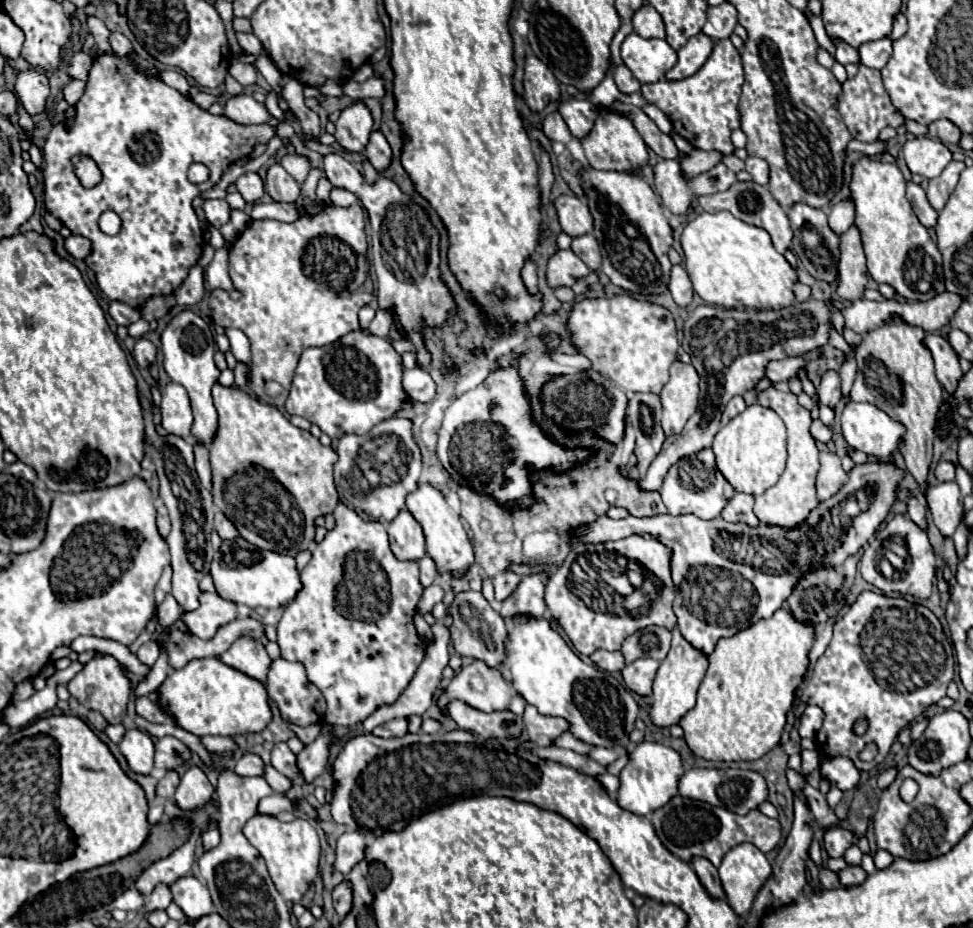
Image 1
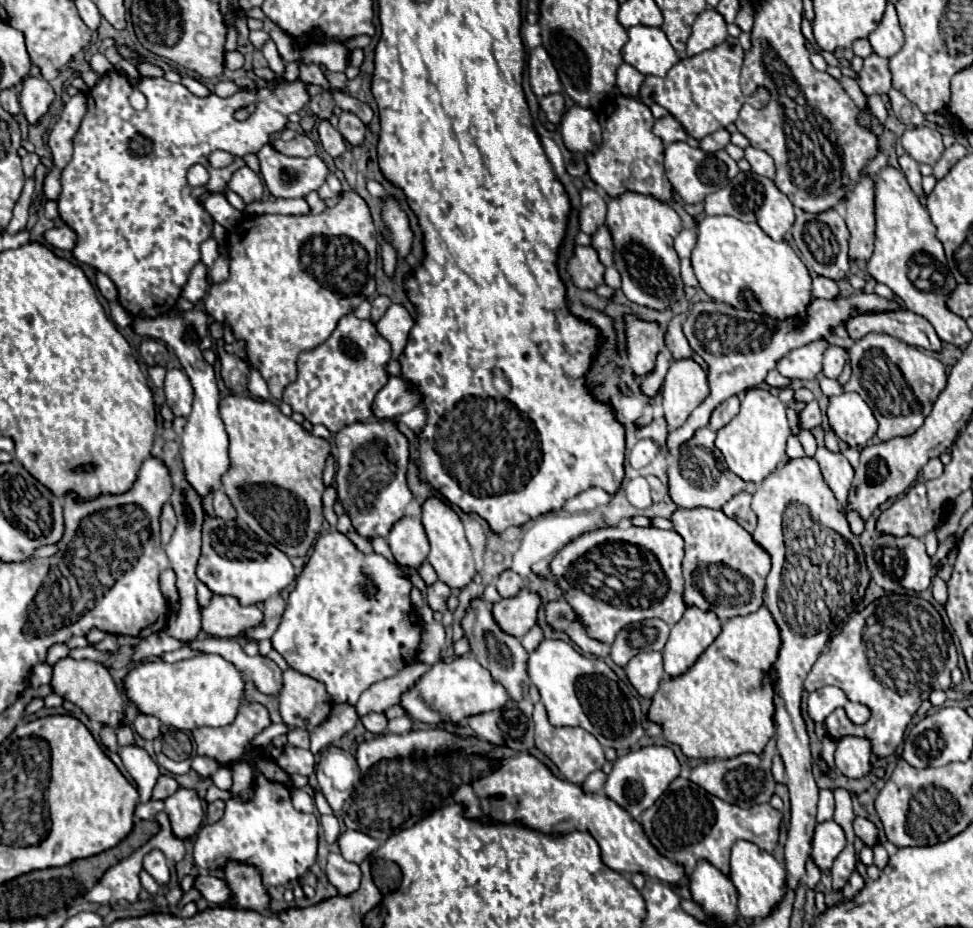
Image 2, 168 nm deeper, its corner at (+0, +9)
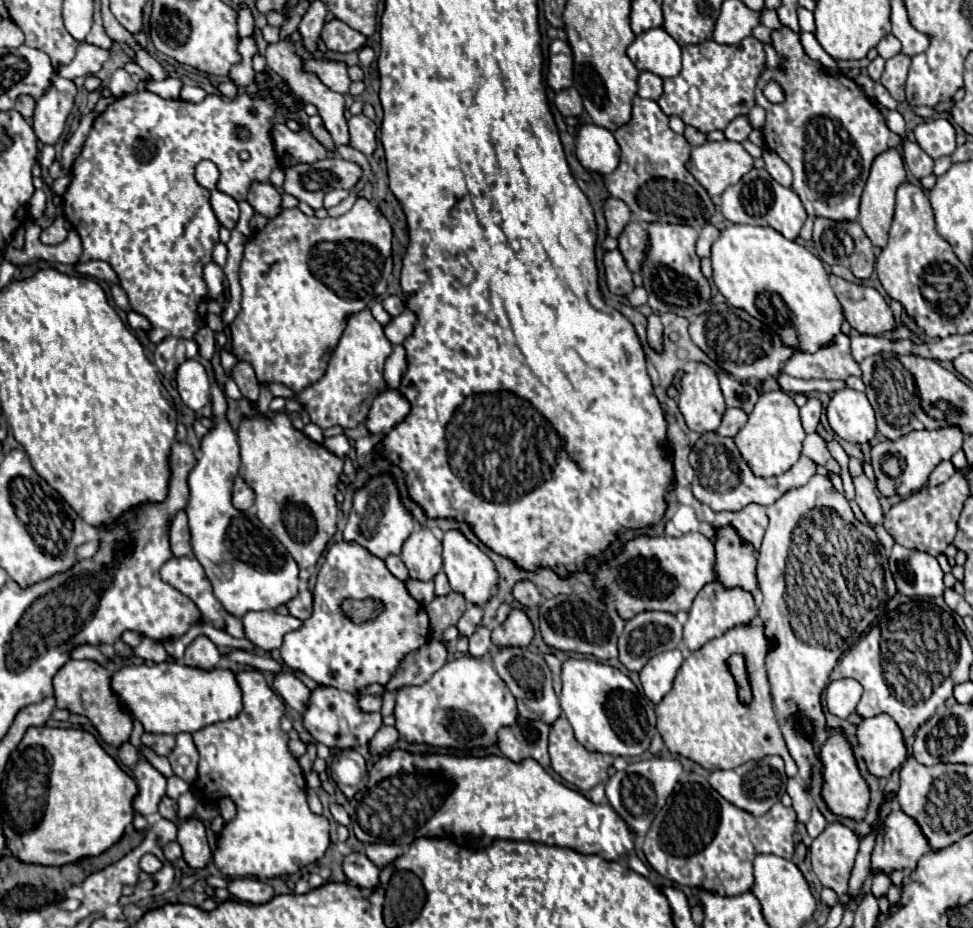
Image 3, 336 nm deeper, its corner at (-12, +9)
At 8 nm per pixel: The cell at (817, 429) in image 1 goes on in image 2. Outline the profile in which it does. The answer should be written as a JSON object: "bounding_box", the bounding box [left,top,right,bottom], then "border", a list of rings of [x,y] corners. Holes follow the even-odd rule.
{"bounding_box":[799,400,821,430],"border":[[[817,400],[805,404],[805,408],[803,408],[801,414],[799,414],[799,424],[801,424],[801,428],[805,428],[805,430],[811,430],[811,428],[815,428],[815,426],[821,424],[821,410],[819,410]]]}

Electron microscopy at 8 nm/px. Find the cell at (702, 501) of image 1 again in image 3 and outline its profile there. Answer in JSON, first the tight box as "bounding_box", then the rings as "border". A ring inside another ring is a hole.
{"bounding_box":[689,432,815,512],"border":[[[717,432],[701,434],[701,438],[697,440],[695,448],[691,450],[689,462],[691,462],[693,470],[695,470],[693,496],[701,504],[709,506],[715,512],[723,512],[723,510],[737,512],[737,510],[745,508],[747,504],[751,504],[751,502],[757,502],[761,506],[769,506],[777,498],[781,498],[787,490],[791,490],[795,486],[803,486],[815,474],[815,462],[811,462],[807,456],[801,456],[793,464],[791,470],[781,474],[781,478],[757,478],[757,476],[753,476],[749,466],[741,458],[733,438],[719,436]]]}

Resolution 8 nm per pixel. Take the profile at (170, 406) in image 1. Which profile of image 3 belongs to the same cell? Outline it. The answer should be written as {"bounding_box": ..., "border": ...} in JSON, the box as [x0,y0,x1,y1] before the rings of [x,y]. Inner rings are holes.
{"bounding_box":[177,360,209,412],"border":[[[185,360],[177,368],[177,390],[185,406],[199,412],[209,404],[209,376],[195,360]]]}

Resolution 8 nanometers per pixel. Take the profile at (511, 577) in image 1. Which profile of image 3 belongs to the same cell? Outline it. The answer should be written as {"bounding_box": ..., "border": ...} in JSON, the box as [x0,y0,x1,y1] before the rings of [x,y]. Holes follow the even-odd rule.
{"bounding_box":[513,580,541,606],"border":[[[519,580],[513,588],[513,596],[523,606],[537,606],[541,602],[541,594],[531,580]]]}

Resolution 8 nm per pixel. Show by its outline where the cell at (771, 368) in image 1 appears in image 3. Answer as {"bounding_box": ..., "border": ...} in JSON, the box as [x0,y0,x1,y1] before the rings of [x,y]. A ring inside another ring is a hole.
{"bounding_box":[783,334,861,380],"border":[[[839,334],[831,344],[819,348],[817,352],[795,352],[783,368],[785,374],[793,378],[823,378],[823,380],[845,380],[855,374],[861,376],[859,364],[851,358],[849,336]]]}

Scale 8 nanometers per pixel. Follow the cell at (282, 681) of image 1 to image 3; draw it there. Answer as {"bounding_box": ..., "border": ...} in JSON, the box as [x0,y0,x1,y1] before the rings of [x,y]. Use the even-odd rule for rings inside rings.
{"bounding_box":[303,686,383,750],"border":[[[317,686],[315,690],[311,690],[307,708],[303,712],[303,726],[313,736],[313,740],[335,750],[343,750],[343,748],[357,748],[367,744],[383,726],[383,720],[379,712],[363,714],[357,708],[357,698],[353,694],[331,686]]]}

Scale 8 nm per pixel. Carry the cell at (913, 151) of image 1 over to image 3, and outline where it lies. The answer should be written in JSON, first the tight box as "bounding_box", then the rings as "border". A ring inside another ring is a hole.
{"bounding_box":[915,118,955,160],"border":[[[937,118],[919,124],[915,130],[917,144],[935,160],[941,156],[951,156],[955,150],[955,128],[949,120]]]}

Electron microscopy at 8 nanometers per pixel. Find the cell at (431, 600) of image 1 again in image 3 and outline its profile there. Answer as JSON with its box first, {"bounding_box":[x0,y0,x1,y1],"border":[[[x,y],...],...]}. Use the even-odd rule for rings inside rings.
{"bounding_box":[425,592,467,638],"border":[[[449,592],[447,596],[437,596],[425,608],[429,614],[429,620],[431,620],[431,636],[441,638],[449,626],[457,624],[457,620],[465,612],[465,606],[467,606],[467,602],[463,600],[463,596],[459,596],[459,592]]]}

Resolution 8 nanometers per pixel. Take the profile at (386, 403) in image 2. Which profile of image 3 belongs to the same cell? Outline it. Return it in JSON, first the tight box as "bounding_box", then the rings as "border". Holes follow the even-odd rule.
{"bounding_box":[365,388,411,434],"border":[[[387,388],[373,400],[365,426],[373,434],[387,432],[395,424],[399,424],[399,420],[405,420],[409,410],[411,410],[411,404],[407,404],[407,400],[403,400],[403,394],[399,390]]]}

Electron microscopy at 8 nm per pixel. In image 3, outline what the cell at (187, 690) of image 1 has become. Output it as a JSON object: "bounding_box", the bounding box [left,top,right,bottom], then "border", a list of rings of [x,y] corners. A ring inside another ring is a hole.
{"bounding_box":[111,662,243,734],"border":[[[181,662],[163,664],[127,664],[111,676],[111,688],[129,706],[131,714],[147,732],[179,734],[197,732],[209,724],[225,722],[243,710],[243,694],[231,668],[193,668]]]}

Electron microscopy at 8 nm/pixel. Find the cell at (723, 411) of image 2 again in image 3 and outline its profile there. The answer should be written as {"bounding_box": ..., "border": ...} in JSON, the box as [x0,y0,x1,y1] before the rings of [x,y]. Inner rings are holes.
{"bounding_box":[717,408,747,436],"border":[[[727,408],[723,414],[723,422],[717,428],[717,434],[721,436],[735,436],[747,422],[747,414],[741,408]]]}

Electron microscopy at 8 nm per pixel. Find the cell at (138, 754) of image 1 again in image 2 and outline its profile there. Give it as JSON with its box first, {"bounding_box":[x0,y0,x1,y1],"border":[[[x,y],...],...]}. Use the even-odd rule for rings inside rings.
{"bounding_box":[119,746,159,802],"border":[[[135,746],[119,748],[119,756],[123,760],[125,770],[137,782],[139,800],[149,802],[151,800],[151,790],[153,790],[153,786],[159,778],[157,764],[151,760],[151,756],[143,748],[135,748]]]}

